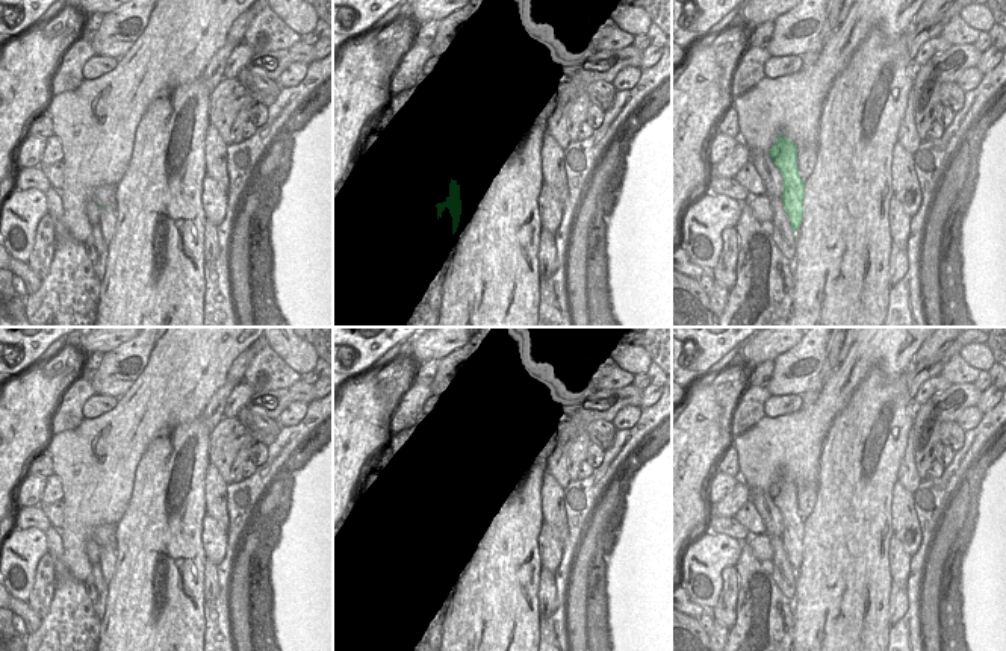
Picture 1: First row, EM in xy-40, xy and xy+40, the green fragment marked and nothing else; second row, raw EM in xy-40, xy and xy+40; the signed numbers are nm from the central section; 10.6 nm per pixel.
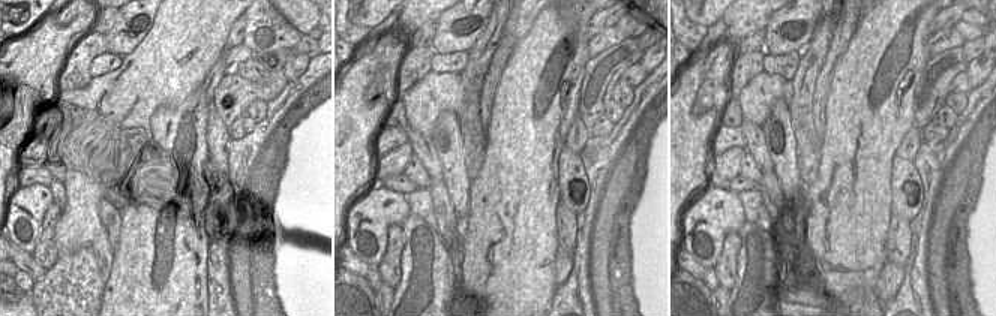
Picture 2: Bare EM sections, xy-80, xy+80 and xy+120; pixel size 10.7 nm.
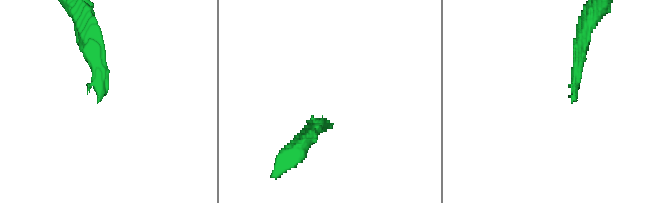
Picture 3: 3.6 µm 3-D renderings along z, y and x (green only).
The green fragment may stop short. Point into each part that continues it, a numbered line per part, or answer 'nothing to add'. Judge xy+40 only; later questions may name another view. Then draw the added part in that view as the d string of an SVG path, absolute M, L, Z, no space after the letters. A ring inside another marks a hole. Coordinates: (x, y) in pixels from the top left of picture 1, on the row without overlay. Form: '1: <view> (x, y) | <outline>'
nothing to add

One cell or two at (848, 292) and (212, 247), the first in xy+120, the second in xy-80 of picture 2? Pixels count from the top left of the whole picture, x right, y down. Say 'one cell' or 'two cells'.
two cells

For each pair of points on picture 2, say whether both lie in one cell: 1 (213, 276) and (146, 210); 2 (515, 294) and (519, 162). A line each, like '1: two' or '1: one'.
1: two
2: one

